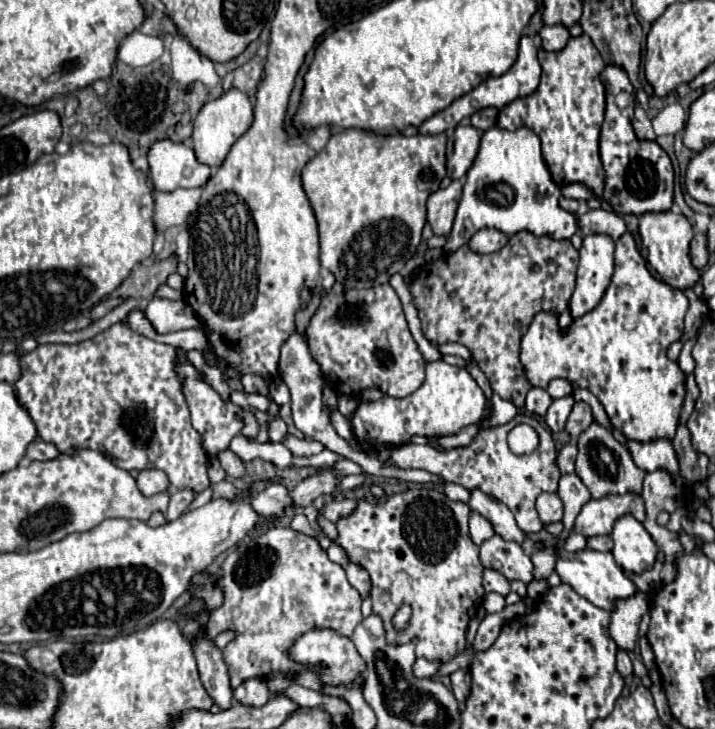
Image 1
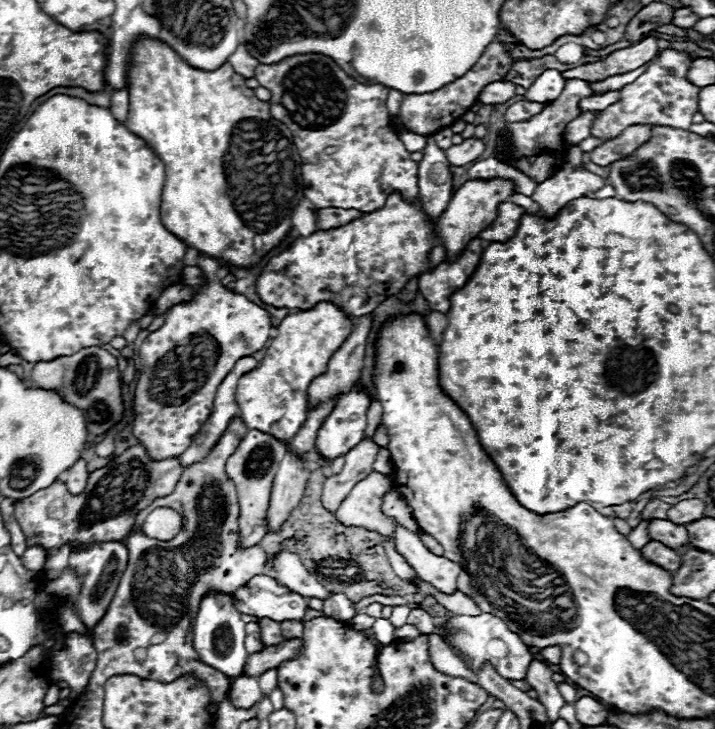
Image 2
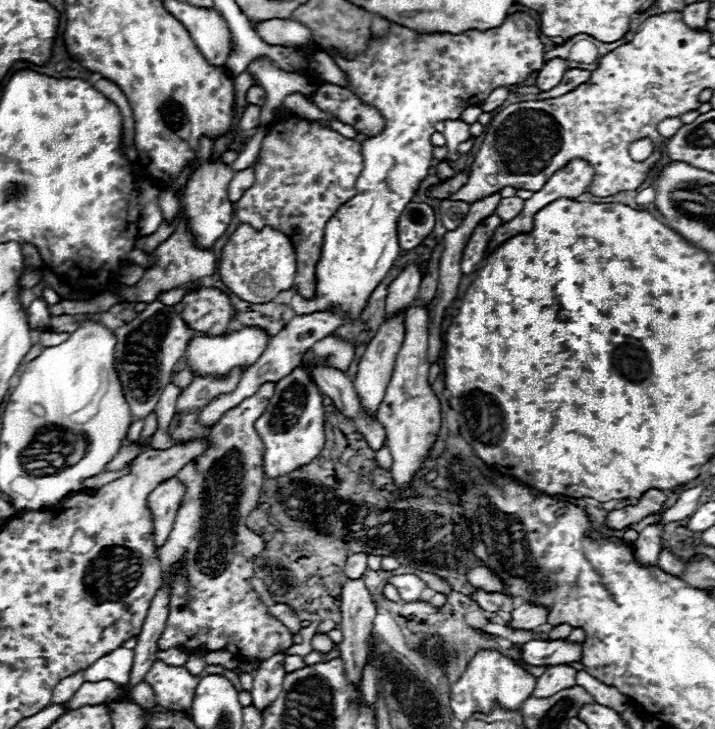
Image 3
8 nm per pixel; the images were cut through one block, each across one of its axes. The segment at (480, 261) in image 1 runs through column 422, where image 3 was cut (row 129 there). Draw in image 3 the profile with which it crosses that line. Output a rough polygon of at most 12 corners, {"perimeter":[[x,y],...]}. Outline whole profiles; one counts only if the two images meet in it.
{"perimeter":[[268,126],[234,216],[292,240],[316,294],[324,226],[356,194],[358,140]]}

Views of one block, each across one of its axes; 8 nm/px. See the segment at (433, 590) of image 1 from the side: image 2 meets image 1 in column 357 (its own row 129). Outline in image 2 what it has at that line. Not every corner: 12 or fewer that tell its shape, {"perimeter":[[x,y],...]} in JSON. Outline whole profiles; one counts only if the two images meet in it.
{"perimeter":[[566,80],[562,94],[508,126],[510,162],[546,180],[562,162],[562,134],[580,116],[588,82]]}

